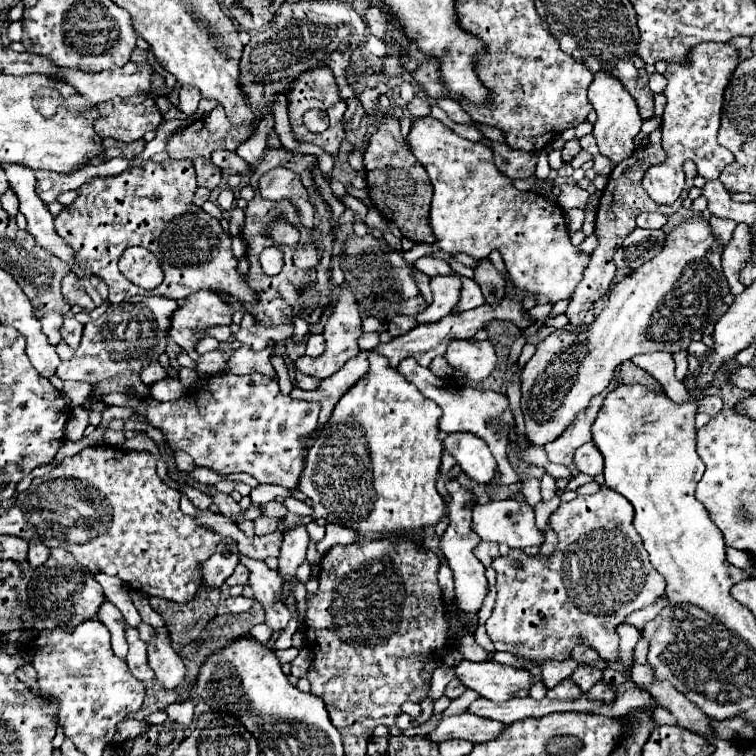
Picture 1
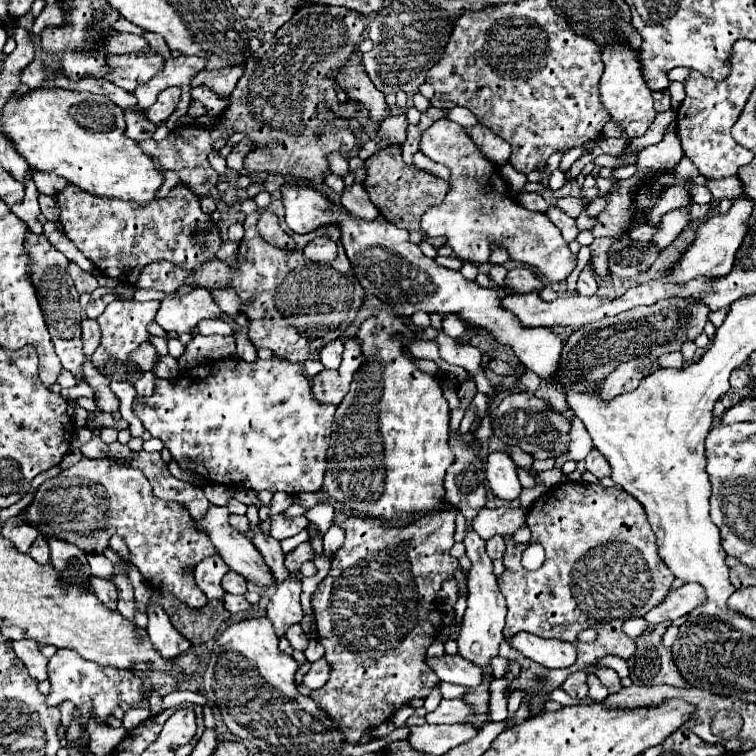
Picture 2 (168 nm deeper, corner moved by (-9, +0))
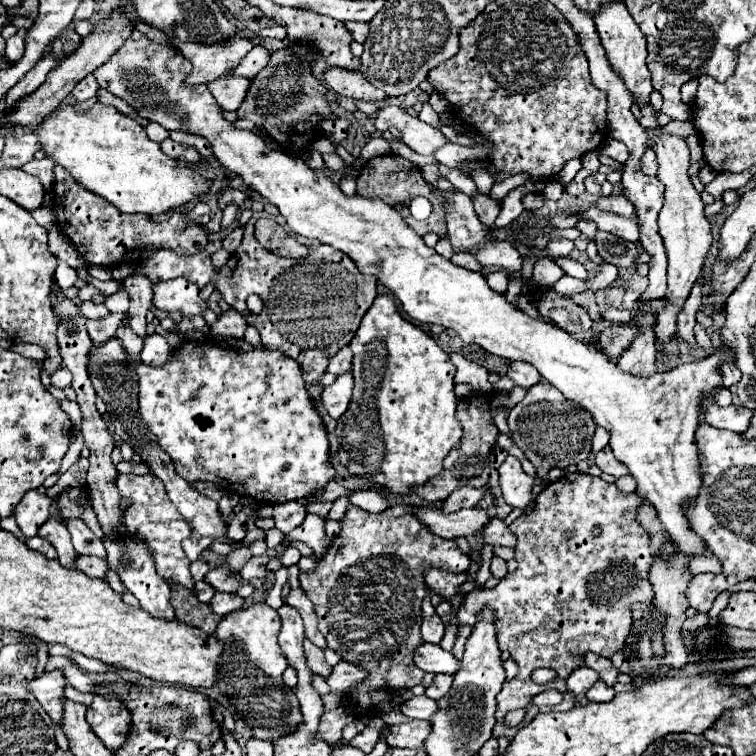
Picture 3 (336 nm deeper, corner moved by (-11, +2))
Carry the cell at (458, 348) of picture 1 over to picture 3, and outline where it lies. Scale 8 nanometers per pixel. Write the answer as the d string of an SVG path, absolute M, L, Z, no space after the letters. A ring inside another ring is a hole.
M512 361L508 365L508 371L506 371L506 377L510 377L516 385L524 387L524 389L530 389L532 385L536 385L542 377L540 373L536 371L534 365L528 365L524 361Z

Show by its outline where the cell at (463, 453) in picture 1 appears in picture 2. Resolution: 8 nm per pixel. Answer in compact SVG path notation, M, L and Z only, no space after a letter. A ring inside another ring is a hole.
M496 451L496 453L490 453L486 463L488 463L486 465L486 479L488 479L492 493L504 501L518 499L522 485L518 481L516 465L510 459L510 455L504 451Z

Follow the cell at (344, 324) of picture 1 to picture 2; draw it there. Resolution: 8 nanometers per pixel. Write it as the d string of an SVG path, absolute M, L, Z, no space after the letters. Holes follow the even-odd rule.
M346 339L344 343L344 355L342 355L342 363L336 371L324 369L320 375L316 375L312 379L312 393L320 403L332 403L338 405L344 395L350 389L352 377L356 373L356 369L362 363L362 355L360 355L360 347L358 347L358 339Z

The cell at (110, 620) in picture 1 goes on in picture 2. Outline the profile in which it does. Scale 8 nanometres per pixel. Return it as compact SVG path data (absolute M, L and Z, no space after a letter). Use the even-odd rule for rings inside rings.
M92 575L90 587L92 587L92 591L98 595L98 599L100 599L108 609L116 609L118 593L116 593L116 585L114 585L114 583L110 583L110 581L106 581L106 579L100 579L100 577Z

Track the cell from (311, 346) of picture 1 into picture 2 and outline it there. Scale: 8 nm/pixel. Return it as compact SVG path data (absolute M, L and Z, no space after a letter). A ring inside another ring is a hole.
M336 339L322 347L320 351L320 361L326 369L336 369L342 361L342 351L344 351L344 339Z

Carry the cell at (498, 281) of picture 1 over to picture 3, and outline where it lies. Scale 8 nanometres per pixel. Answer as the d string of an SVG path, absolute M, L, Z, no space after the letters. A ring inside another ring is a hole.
M538 259L534 263L534 271L532 271L532 283L536 287L552 287L560 277L564 275L564 271L550 259Z

